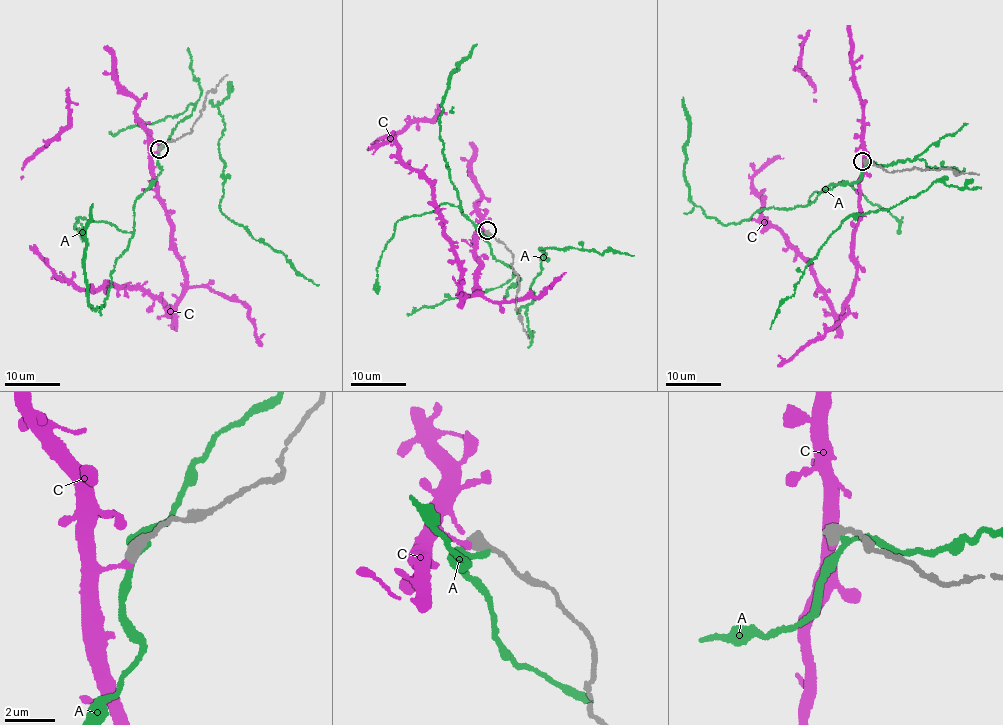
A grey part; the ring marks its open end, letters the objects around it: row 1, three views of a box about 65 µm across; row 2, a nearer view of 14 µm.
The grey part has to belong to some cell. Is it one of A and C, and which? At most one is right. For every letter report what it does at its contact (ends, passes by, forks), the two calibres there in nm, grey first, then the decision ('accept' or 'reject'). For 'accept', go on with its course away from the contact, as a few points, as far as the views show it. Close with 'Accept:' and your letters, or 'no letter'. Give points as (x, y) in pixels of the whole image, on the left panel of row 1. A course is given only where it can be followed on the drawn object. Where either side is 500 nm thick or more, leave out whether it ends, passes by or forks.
A: calibres 550 and 200 nm; reject
C: calibres 500 and 260 nm; reject
Accept: no letter

